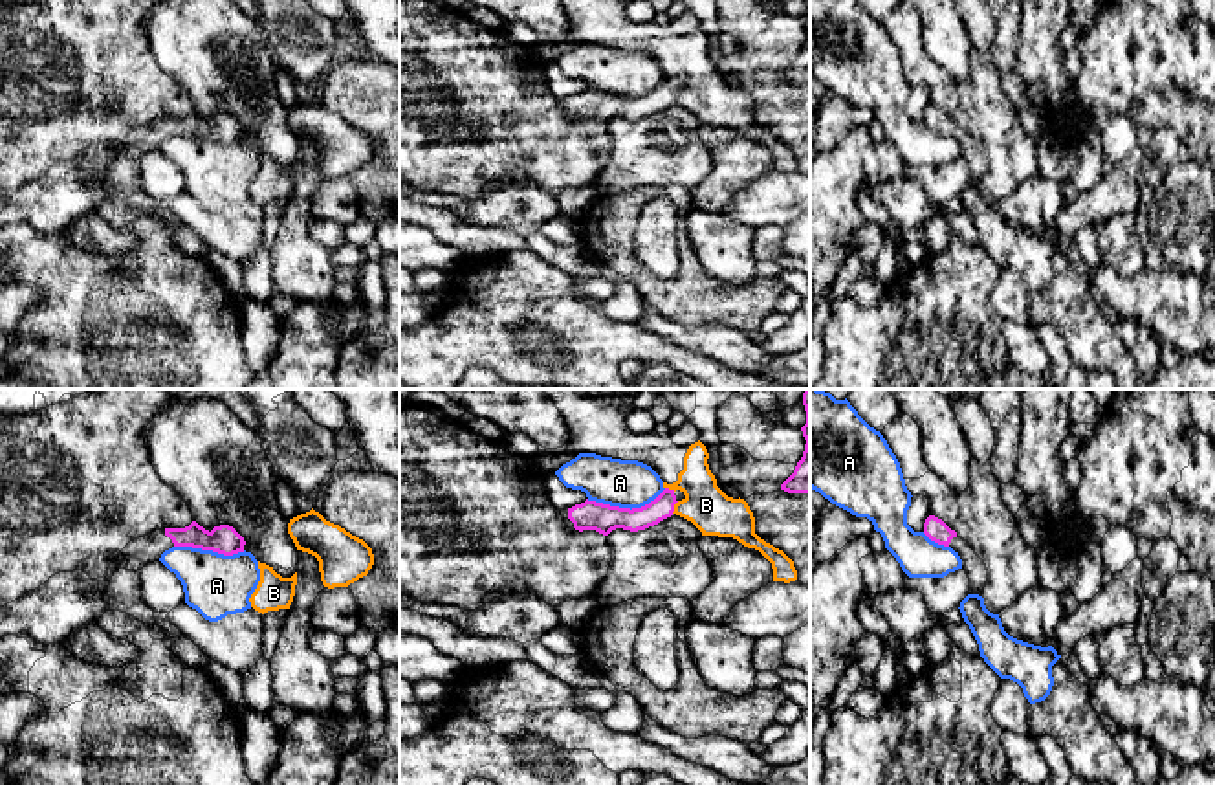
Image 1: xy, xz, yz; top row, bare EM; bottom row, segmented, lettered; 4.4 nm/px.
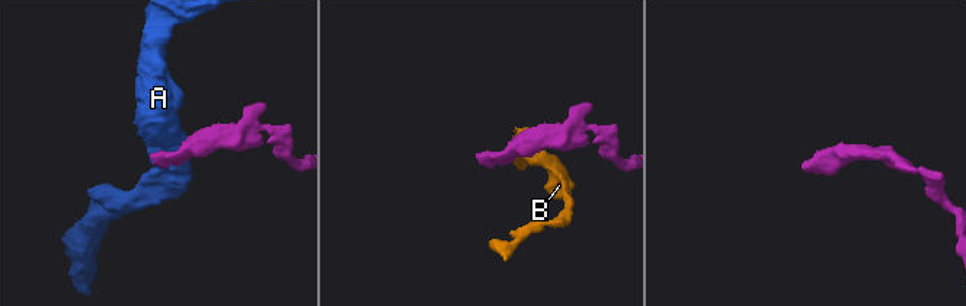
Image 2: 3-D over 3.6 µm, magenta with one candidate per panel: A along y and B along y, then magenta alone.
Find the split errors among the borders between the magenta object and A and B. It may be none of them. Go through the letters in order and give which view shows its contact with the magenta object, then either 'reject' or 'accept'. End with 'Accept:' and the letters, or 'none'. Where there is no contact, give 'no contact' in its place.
A: xz | reject
B: xz | reject
Accept: none

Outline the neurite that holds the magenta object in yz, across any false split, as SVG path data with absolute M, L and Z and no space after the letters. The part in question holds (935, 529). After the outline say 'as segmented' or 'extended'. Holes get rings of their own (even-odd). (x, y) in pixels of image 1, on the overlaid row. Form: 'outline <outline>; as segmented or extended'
outline M929 515L924 523L924 534L944 547L951 547L962 559L962 569L969 578L969 594L984 594L988 570L968 541L957 536L942 519Z; extended

